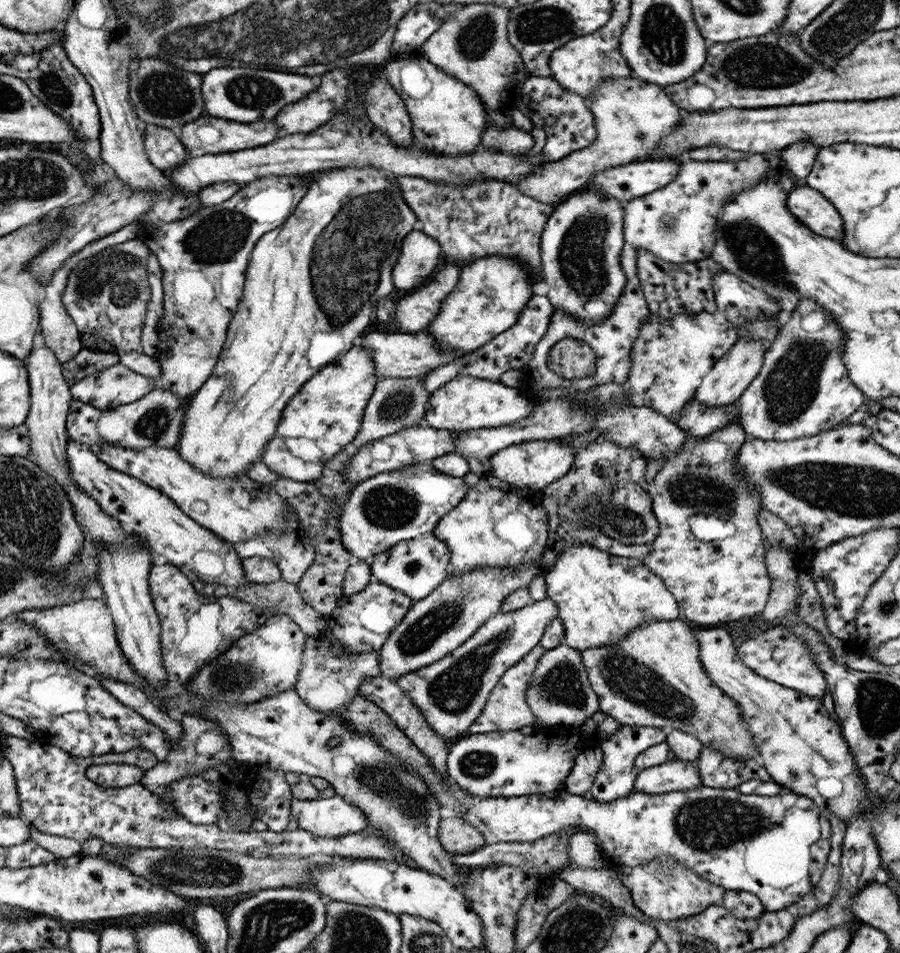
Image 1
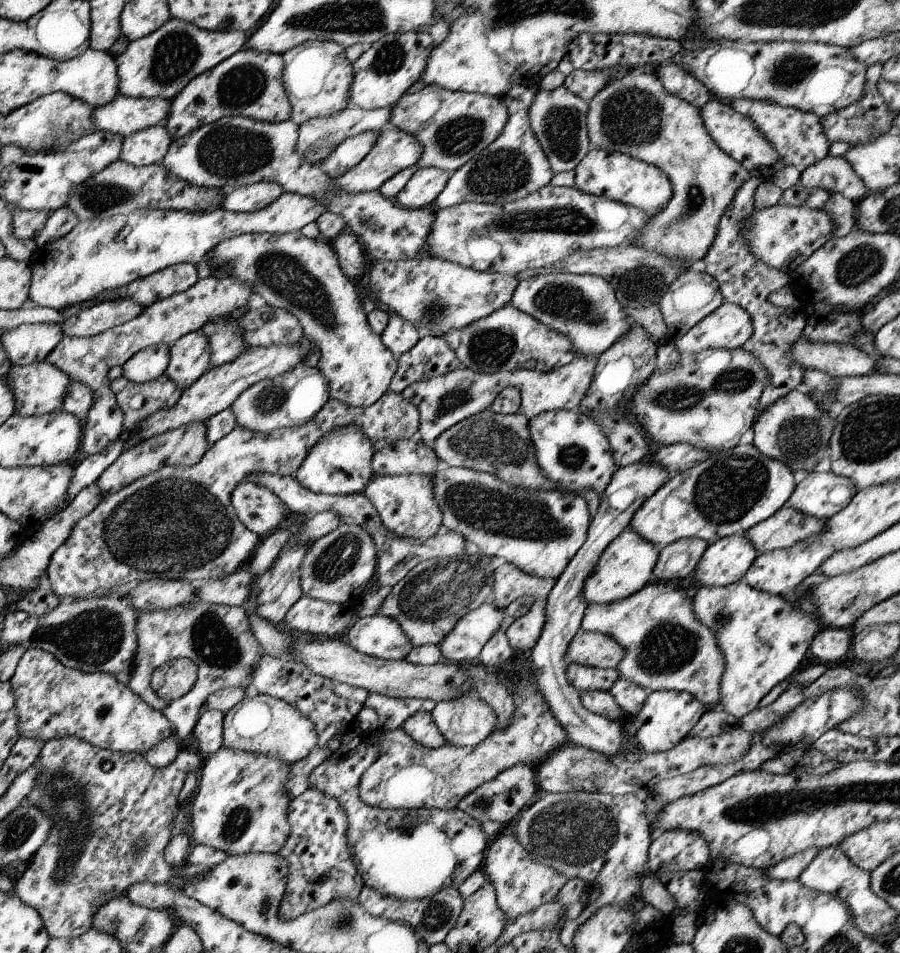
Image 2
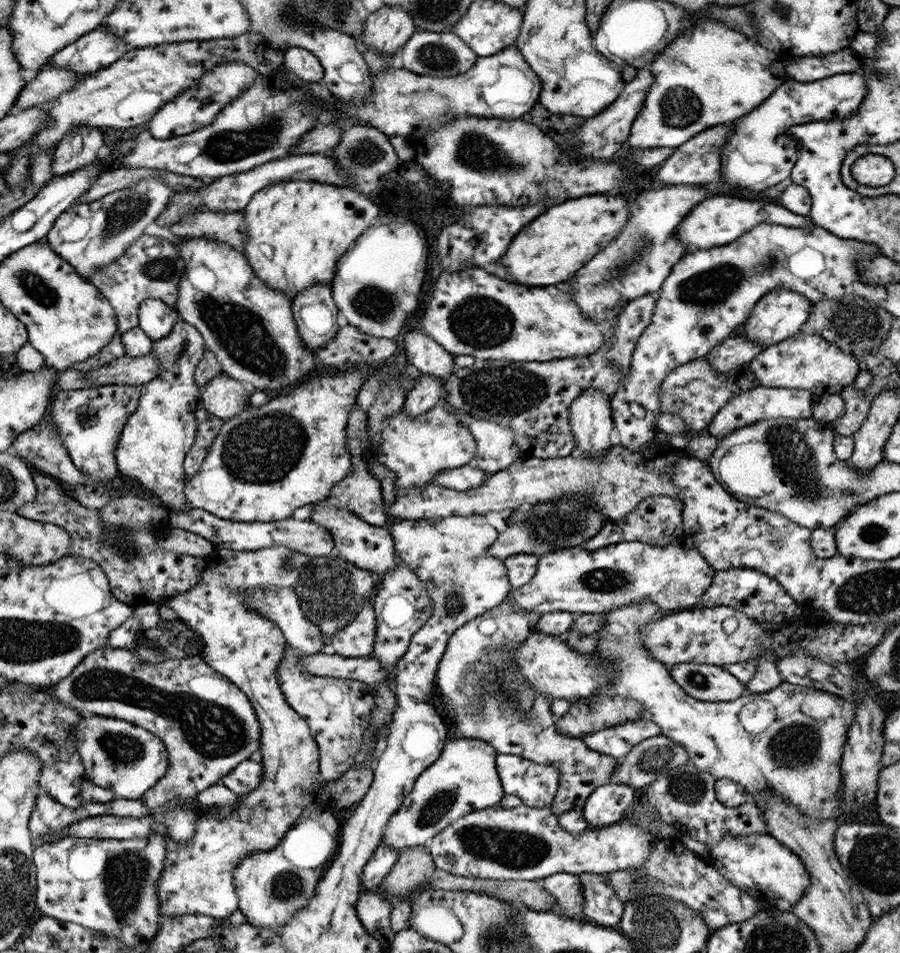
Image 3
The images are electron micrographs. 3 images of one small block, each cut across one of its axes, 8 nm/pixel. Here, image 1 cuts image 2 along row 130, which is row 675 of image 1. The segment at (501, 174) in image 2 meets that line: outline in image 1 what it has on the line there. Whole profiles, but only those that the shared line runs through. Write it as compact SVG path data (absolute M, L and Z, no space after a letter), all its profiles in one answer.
M539 644L534 647L523 659L520 659L514 666L504 672L501 679L490 691L488 700L480 713L480 716L470 725L467 733L470 735L482 734L494 731L519 730L523 726L533 725L537 728L543 726L536 724L535 714L532 712L527 701L527 690L539 663L539 658L545 653L545 648Z

